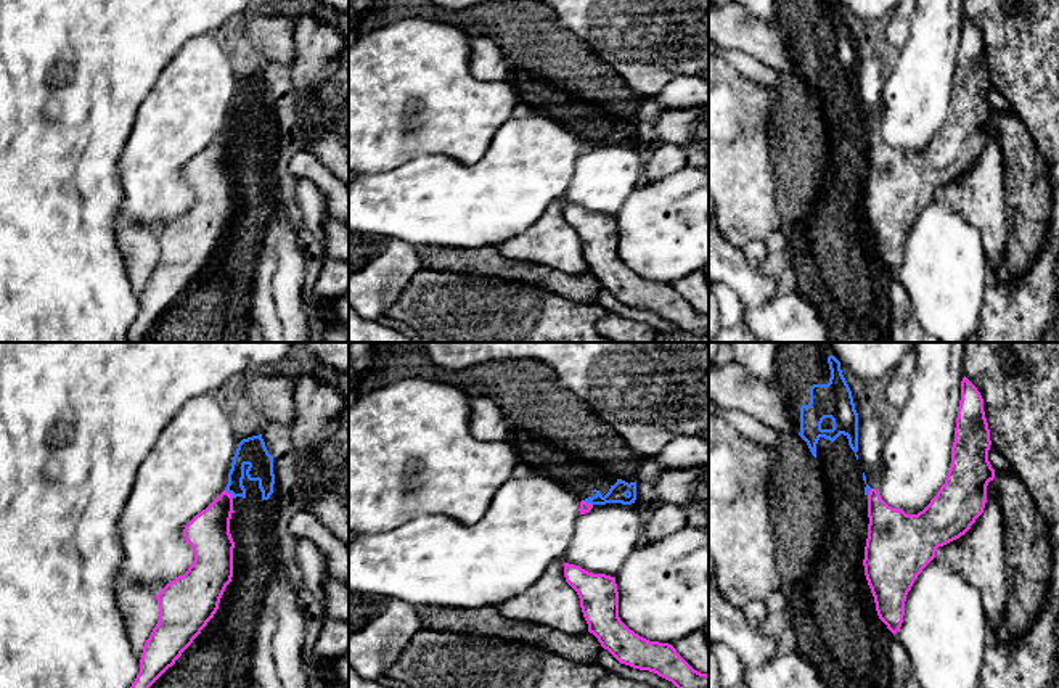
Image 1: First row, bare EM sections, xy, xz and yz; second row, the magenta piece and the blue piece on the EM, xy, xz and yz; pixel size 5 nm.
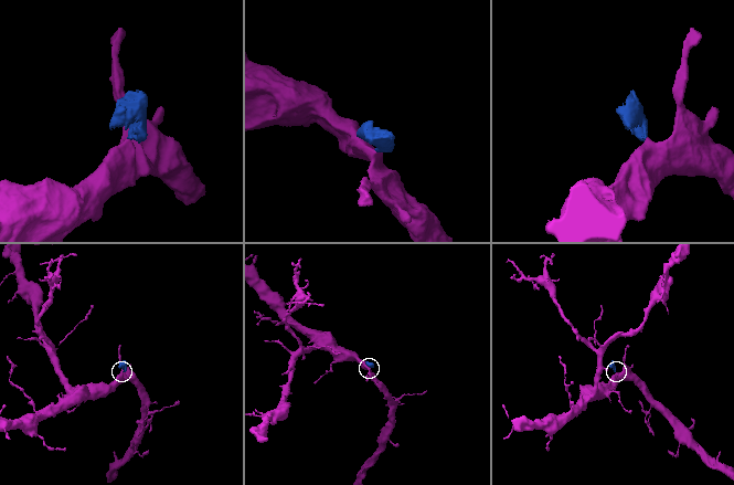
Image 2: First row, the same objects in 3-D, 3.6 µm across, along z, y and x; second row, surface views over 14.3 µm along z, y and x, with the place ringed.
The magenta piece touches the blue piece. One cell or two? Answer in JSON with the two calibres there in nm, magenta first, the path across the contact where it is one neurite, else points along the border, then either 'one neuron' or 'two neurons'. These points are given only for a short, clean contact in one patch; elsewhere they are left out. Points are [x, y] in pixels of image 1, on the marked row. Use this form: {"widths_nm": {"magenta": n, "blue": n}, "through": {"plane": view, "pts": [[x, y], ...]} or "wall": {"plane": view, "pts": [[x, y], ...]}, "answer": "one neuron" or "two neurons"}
{"widths_nm": {"magenta": 220, "blue": 140}, "wall": {"plane": "xy", "pts": [[225, 489], [233, 497]]}, "answer": "two neurons"}

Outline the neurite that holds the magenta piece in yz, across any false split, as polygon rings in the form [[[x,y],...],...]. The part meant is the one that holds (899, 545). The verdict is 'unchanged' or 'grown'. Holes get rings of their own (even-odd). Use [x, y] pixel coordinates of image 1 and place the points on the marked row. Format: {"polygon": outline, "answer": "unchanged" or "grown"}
{"polygon": [[[964,376],[951,447],[951,466],[945,484],[930,503],[918,514],[906,514],[903,510],[889,506],[876,489],[869,490],[869,524],[863,566],[877,616],[893,635],[903,622],[906,595],[922,569],[935,558],[937,548],[964,535],[983,513],[987,485],[995,479],[995,469],[988,461],[990,445],[983,399],[977,387]]], "answer": "unchanged"}

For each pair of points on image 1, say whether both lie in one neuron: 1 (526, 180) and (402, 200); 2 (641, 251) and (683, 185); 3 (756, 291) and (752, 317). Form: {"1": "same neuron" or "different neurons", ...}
{"1": "same neuron", "2": "same neuron", "3": "different neurons"}

